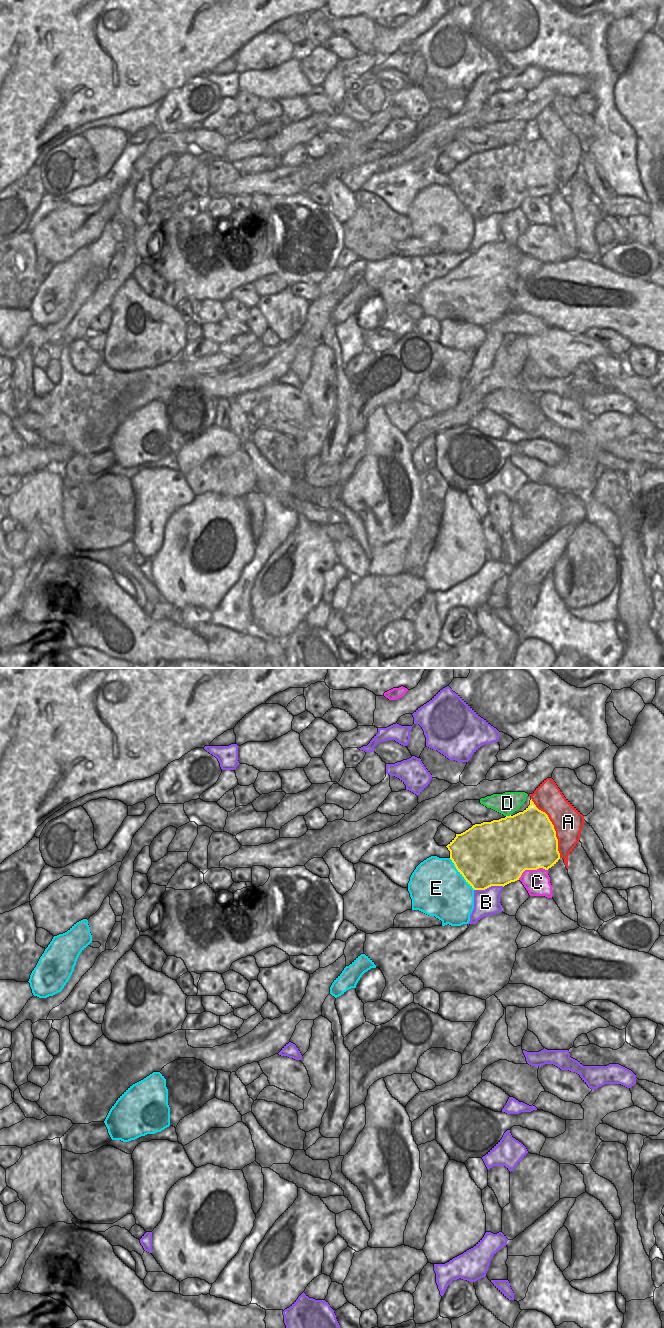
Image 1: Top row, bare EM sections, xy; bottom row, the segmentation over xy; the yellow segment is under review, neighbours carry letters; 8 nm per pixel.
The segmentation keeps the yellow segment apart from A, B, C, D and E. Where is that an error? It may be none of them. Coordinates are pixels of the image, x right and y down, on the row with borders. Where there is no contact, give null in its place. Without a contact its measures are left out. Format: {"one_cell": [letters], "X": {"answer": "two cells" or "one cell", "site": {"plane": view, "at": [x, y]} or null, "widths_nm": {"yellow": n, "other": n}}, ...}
{"one_cell": [], "A": {"answer": "two cells", "site": {"plane": "xy", "at": [553, 827]}, "widths_nm": {"yellow": 460, "other": 240}}, "B": {"answer": "two cells", "site": {"plane": "xy", "at": [488, 887]}, "widths_nm": {"yellow": 480, "other": 200}}, "C": {"answer": "two cells", "site": {"plane": "xy", "at": [531, 869]}, "widths_nm": {"yellow": 460, "other": 200}}, "D": {"answer": "two cells", "site": {"plane": "xy", "at": [508, 816]}, "widths_nm": {"yellow": 460, "other": 170}}, "E": {"answer": "two cells", "site": {"plane": "xy", "at": [460, 873]}, "widths_nm": {"yellow": 480, "other": 440}}}

